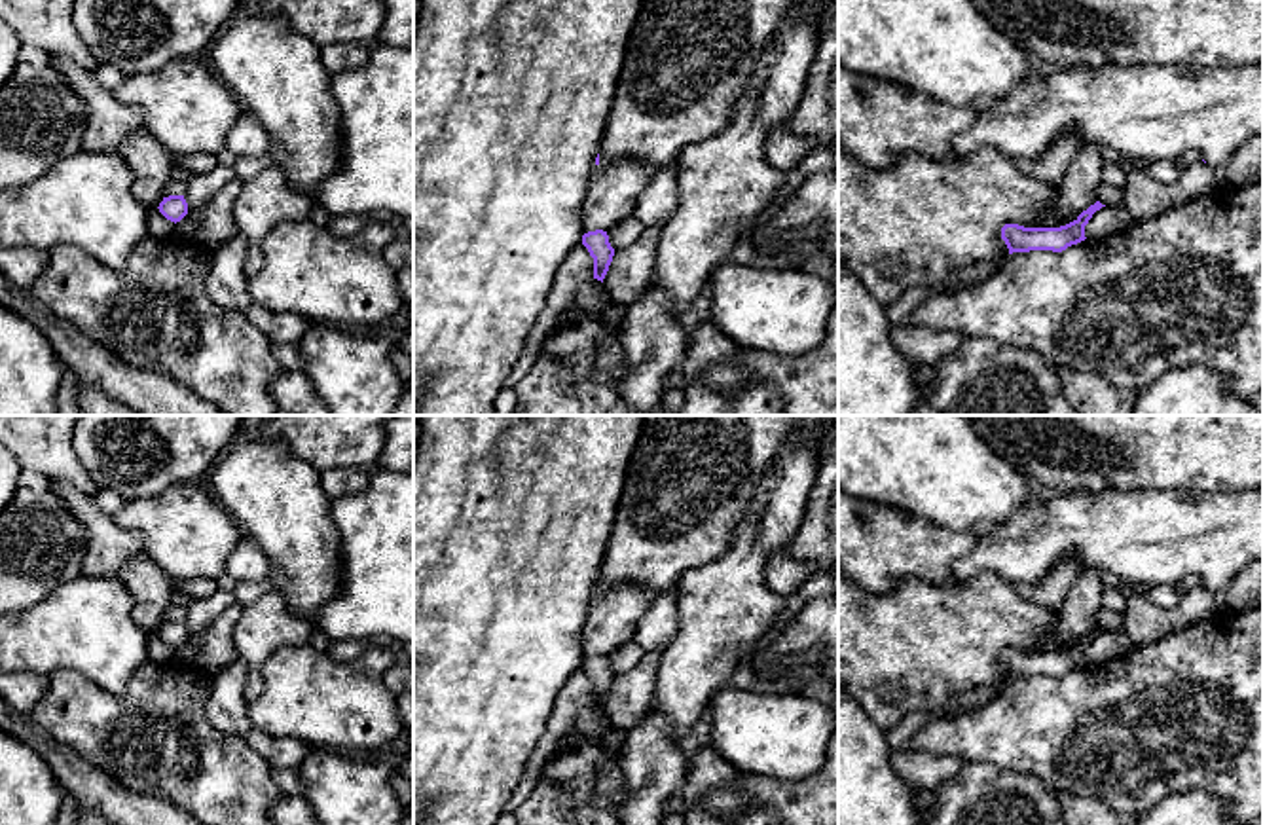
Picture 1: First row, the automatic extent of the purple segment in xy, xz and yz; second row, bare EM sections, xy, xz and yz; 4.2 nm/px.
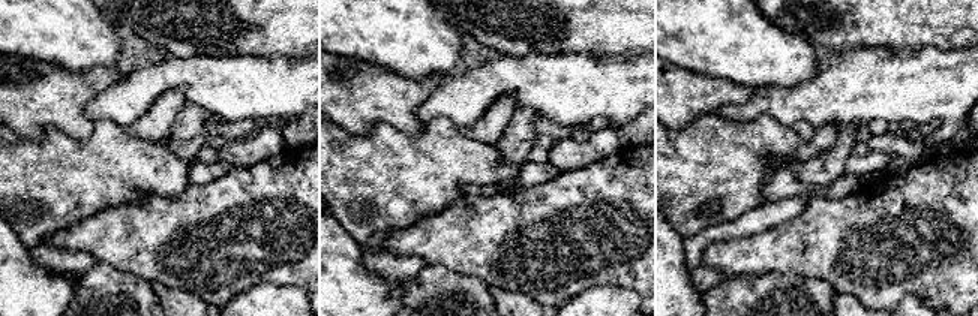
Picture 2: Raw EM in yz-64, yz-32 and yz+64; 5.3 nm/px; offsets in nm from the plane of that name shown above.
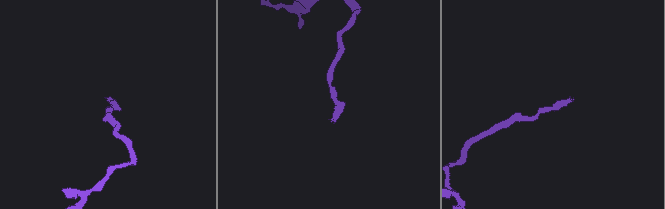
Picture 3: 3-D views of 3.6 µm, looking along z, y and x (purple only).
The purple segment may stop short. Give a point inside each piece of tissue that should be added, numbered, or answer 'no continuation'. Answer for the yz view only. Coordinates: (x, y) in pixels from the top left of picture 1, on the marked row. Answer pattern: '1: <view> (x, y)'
no continuation

